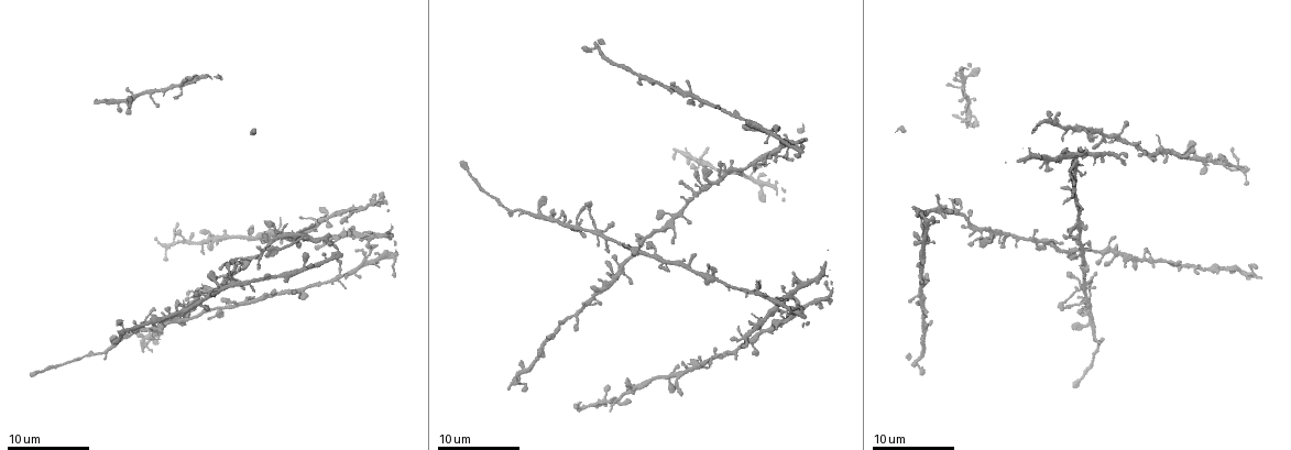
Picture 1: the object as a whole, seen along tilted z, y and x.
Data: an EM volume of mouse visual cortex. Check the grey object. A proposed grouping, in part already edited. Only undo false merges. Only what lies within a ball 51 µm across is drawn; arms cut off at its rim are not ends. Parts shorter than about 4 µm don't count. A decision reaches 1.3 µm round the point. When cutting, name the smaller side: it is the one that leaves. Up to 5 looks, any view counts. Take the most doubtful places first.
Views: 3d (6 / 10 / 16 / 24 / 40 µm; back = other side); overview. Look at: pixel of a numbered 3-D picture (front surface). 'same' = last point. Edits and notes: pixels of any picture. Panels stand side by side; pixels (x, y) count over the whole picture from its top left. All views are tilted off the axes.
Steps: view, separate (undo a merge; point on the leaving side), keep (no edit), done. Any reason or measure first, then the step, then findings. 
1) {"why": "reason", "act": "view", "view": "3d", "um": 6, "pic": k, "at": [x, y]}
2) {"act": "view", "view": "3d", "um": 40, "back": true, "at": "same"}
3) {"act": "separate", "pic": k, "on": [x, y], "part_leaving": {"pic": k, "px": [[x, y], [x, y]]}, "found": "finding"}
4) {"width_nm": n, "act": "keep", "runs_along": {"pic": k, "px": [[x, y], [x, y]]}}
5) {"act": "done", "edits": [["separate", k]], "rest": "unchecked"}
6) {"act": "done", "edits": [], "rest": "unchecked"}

{"why": "four arms meet", "act": "view", "view": "3d", "um": 6, "pic": 1, "at": [956, 209]}

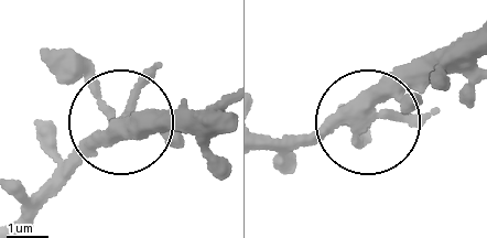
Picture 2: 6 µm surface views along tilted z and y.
{"width_nm": 300, "act": "keep", "runs_along": {"pic": 2, "px": [[264, 148], [371, 120], [396, 94], [472, 66]]}, "found": "one cell here"}

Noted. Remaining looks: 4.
{"act": "view", "view": "3d", "um": 10, "pic": 1, "at": [366, 258]}

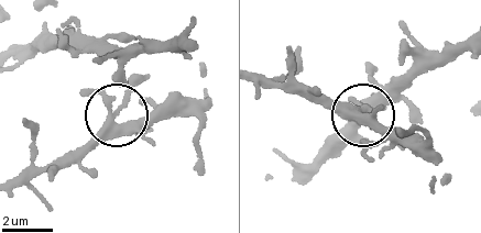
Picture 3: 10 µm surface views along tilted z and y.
{"arms": 4, "act": "keep", "runs_along": {"pic": 3, "px": [[264, 77], [352, 109], [408, 146]]}, "found": "all the same cell"}

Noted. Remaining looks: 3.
{"act": "view", "view": "3d", "um": 16, "pic": 1, "at": [1091, 129]}

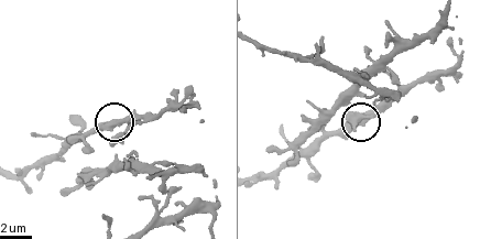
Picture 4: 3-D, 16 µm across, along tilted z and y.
{"side_arm_um": 11, "act": "keep", "found": "all the same cell"}

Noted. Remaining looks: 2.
{"act": "done", "edits": [], "rest": "unchecked"}

